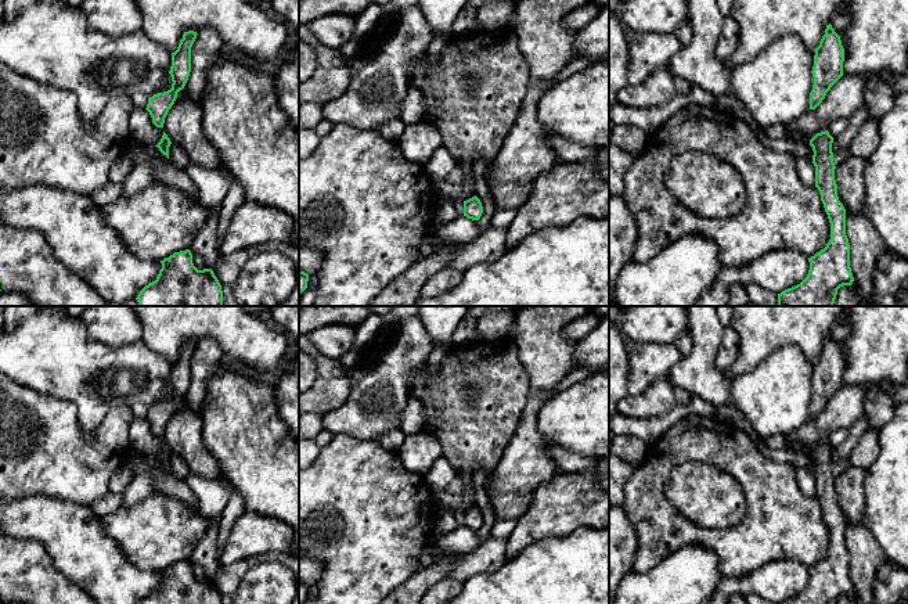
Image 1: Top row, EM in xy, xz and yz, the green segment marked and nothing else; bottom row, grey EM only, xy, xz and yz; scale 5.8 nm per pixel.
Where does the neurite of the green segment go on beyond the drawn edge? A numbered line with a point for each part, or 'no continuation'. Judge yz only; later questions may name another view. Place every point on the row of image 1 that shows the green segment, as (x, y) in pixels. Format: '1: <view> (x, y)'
no continuation

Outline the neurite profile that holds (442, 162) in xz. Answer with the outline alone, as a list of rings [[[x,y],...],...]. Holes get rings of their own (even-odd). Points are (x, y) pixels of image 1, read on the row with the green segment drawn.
[[[442,145],[424,166],[433,181],[446,181],[457,165],[455,158]]]

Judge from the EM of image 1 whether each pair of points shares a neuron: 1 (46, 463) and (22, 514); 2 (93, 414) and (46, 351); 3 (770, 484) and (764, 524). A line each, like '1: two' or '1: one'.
1: two
2: one
3: one

